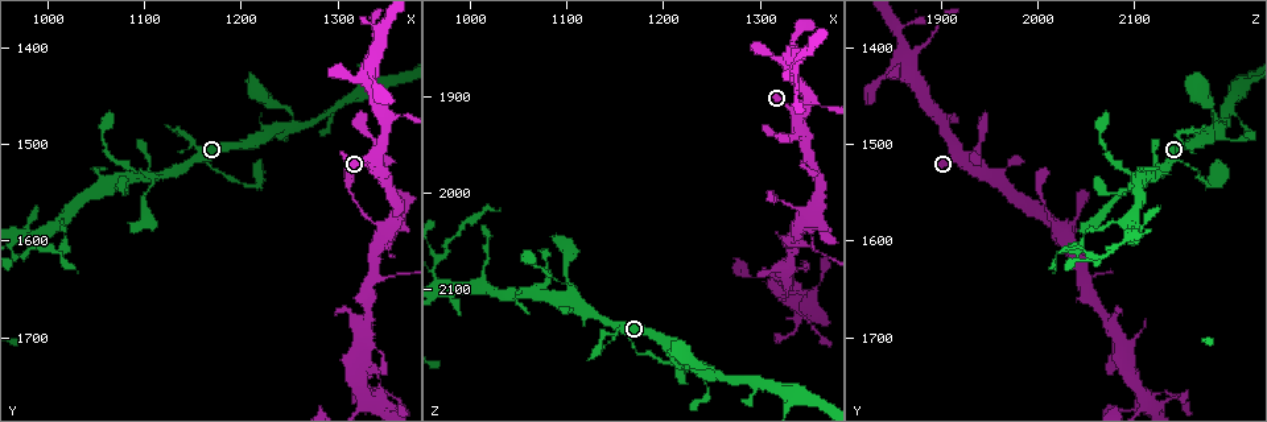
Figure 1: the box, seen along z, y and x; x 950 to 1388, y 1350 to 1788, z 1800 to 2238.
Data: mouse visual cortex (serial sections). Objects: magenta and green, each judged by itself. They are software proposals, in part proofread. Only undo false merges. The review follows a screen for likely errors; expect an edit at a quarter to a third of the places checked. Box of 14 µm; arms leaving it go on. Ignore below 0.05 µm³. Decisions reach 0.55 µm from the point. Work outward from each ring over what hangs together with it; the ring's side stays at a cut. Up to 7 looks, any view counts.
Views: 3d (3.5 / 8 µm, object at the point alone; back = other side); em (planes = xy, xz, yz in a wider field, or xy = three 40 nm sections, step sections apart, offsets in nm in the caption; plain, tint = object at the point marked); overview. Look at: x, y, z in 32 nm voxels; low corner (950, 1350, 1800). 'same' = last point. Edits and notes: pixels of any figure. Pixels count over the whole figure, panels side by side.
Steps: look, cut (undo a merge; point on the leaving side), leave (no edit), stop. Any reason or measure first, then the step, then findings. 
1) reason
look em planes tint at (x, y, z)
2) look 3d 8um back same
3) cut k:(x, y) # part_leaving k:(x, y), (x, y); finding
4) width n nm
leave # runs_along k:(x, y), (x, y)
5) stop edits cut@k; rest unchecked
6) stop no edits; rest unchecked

sudden change in width
look 3d 3.5um at (1355, 1635, 2060)

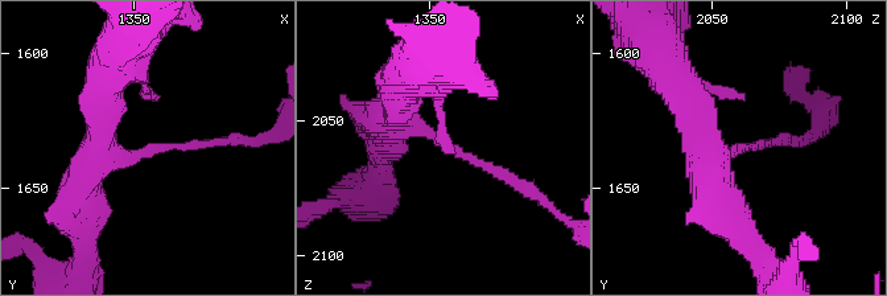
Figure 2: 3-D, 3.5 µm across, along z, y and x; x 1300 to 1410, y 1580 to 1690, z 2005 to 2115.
arm_widths 150, 450 nm
look em planes tint at (1359, 1635, 2060)

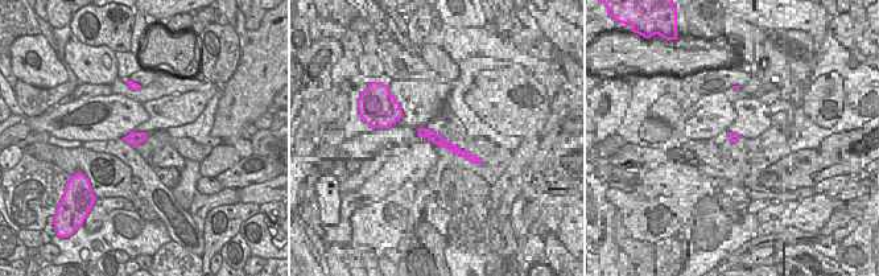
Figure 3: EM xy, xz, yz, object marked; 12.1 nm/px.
leave # runs_along 2:(396, 112), (525, 190); all the same cell

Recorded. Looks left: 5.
narrows sharply
look 3d 8um at (1090, 1530, 2090)

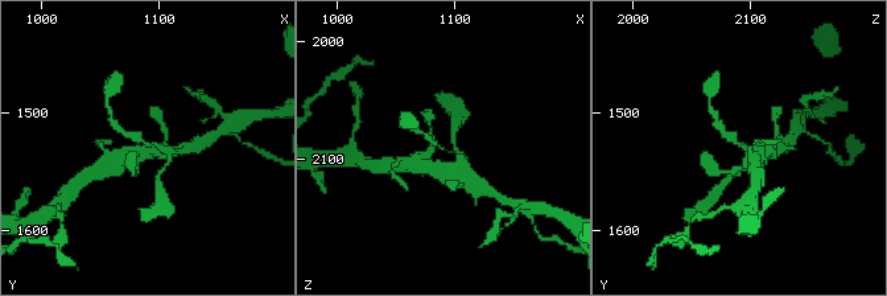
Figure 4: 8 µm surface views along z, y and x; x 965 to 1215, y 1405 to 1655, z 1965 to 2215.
zoom in
look 3d 3.5um at (1096, 1528, 2094)

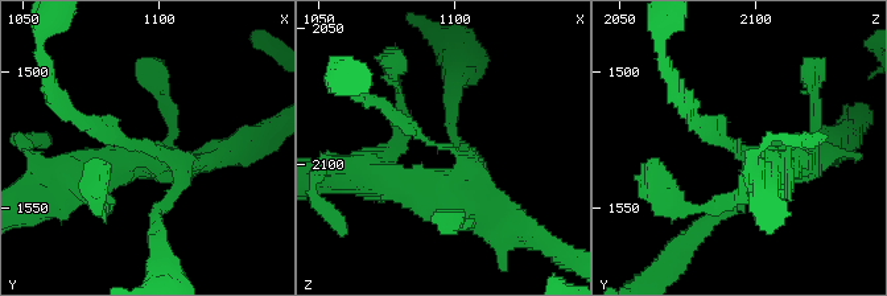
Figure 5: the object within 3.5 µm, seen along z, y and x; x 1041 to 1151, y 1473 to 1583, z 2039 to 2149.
arm_widths 150, 300 nm; shape alone is not enough
look em planes tint at (1093, 1527, 2093)

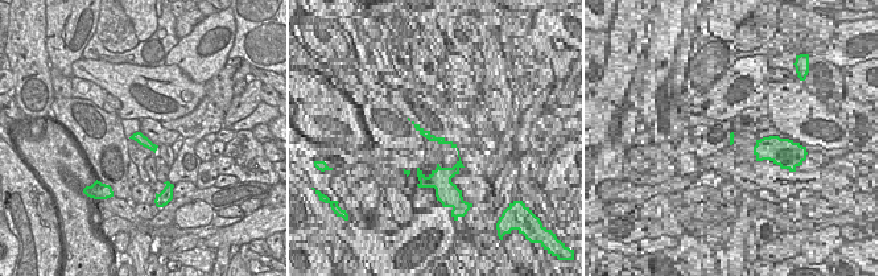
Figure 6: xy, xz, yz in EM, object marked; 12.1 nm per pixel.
leave # runs_along 5:(485, 206), (459, 155), (367, 98); all the same cell

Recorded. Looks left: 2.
branch point
look 3d 3.5um at (1350, 1480, 1900)

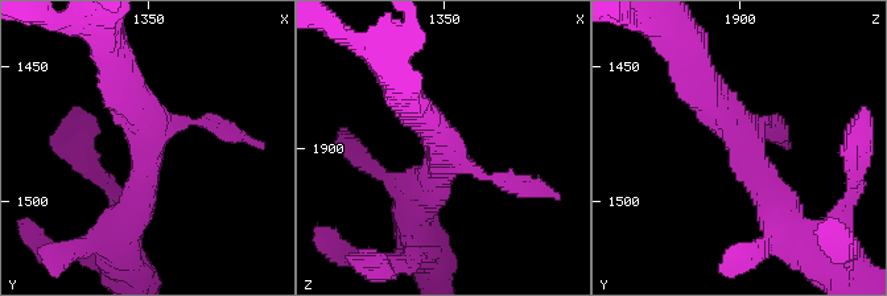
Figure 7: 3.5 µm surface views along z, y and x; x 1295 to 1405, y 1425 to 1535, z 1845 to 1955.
shape alone is not enough
look em planes tint at (1350, 1476, 1903)

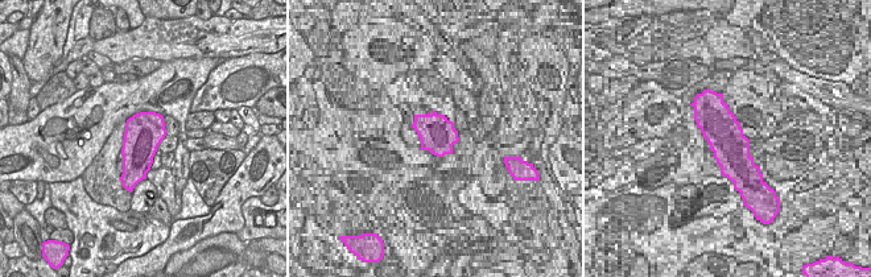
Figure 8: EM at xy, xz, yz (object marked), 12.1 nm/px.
width 480 nm
leave # runs_along 7:(782, 216), (697, 74); all the same cell

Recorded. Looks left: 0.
stop no edits; rest unchecked

